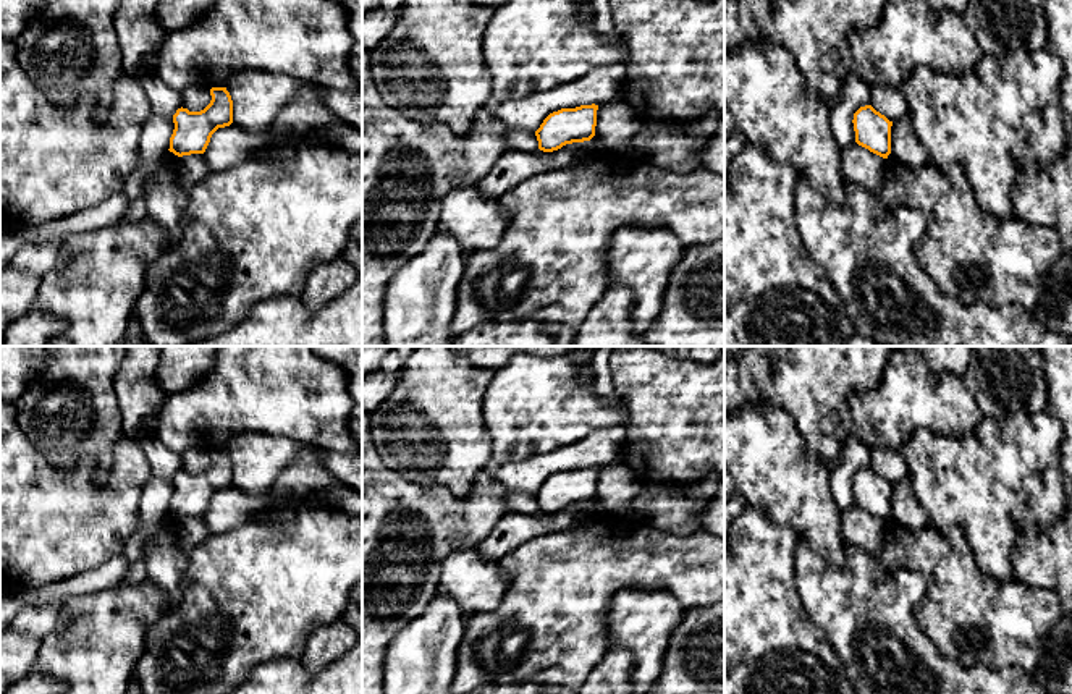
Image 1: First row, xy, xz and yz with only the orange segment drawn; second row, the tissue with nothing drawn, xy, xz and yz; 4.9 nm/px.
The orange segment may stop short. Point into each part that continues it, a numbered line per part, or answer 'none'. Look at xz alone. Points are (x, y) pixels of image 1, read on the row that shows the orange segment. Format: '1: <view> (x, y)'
none

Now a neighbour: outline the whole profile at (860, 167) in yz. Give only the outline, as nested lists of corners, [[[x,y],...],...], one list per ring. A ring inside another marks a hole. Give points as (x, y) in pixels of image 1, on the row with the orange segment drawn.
[[[859,146],[842,149],[842,176],[863,189],[878,191],[884,173],[884,159]]]

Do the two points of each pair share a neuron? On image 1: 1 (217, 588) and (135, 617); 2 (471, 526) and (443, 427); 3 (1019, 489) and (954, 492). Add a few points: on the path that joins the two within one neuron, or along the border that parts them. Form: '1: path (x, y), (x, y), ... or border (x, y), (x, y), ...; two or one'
1: border (167, 610), (149, 628), (146, 643); two
2: border (489, 468), (461, 497), (438, 486), (426, 487); two
3: path (1003, 489), (970, 489); one

